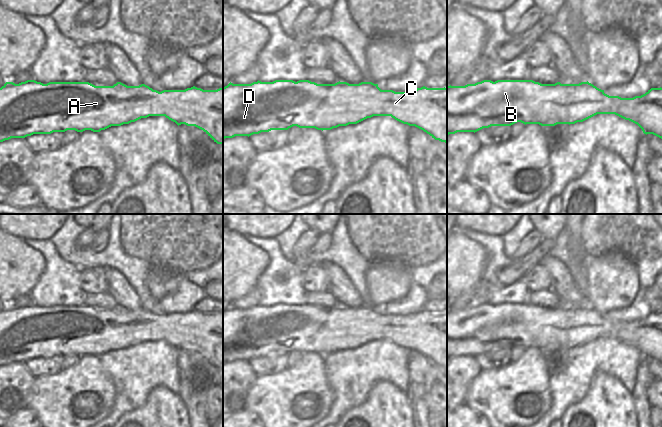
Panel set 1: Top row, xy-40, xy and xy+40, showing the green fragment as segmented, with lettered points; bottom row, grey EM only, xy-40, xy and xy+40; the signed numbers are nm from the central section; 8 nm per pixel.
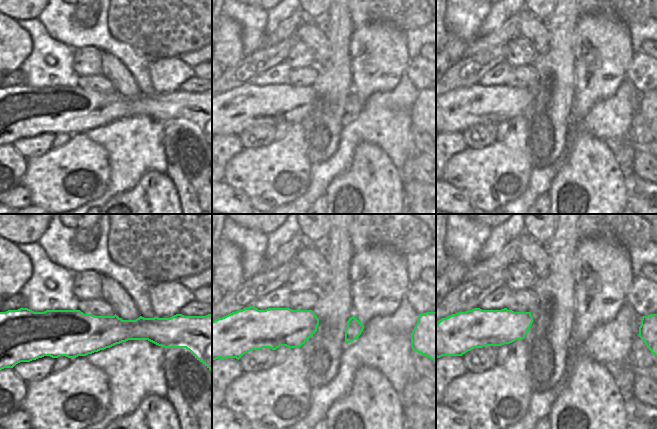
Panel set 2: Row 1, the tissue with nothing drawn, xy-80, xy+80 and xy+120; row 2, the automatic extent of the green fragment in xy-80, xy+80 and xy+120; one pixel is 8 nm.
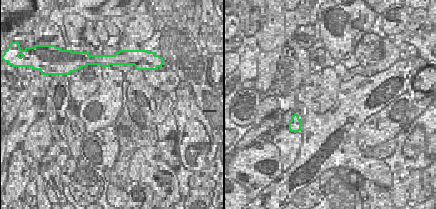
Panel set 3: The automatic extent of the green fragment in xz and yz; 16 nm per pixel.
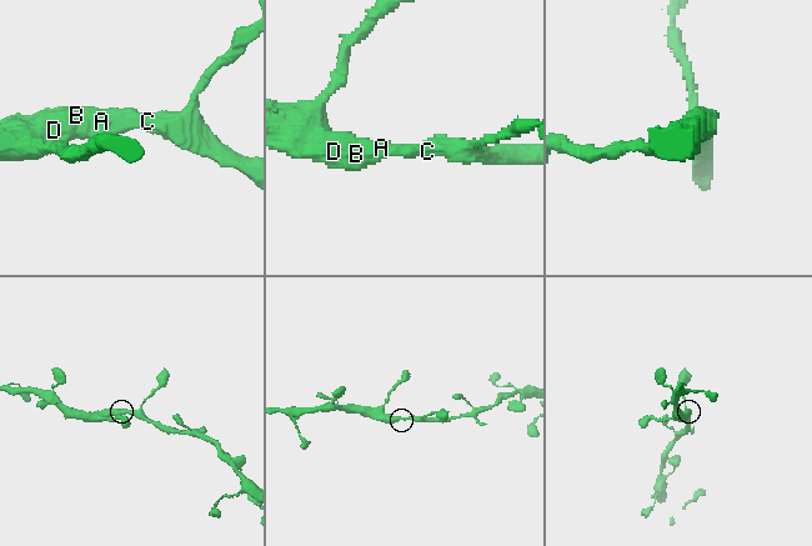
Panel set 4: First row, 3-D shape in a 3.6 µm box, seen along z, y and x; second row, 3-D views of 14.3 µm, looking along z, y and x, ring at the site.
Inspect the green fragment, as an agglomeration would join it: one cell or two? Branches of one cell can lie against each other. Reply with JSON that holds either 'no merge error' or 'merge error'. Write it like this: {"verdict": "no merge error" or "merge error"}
{"verdict": "no merge error"}

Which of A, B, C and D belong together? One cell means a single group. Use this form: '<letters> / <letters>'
A B C D

